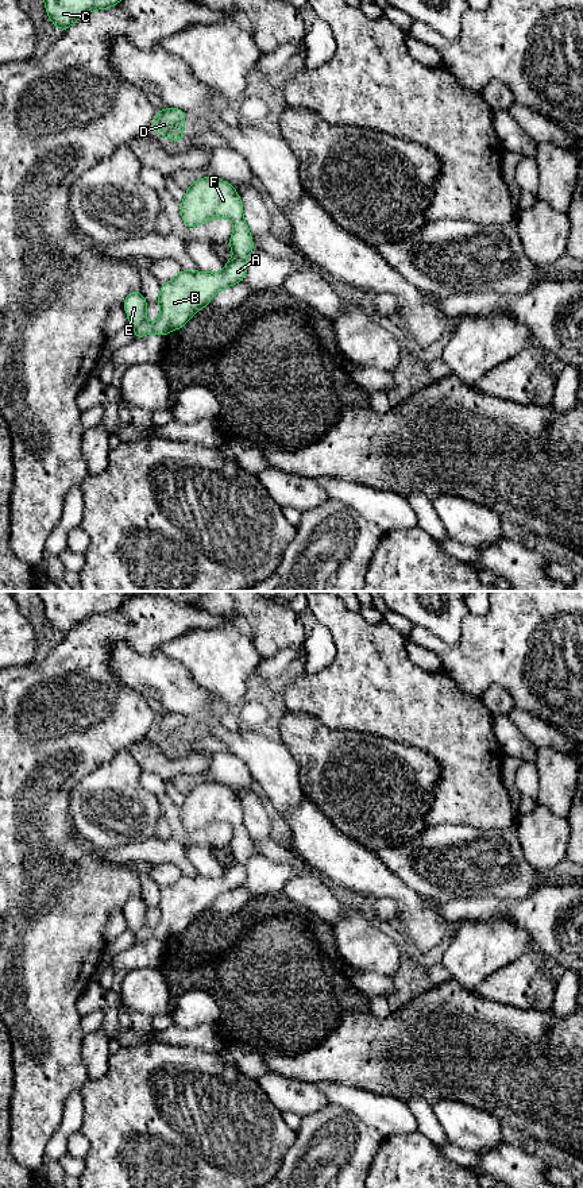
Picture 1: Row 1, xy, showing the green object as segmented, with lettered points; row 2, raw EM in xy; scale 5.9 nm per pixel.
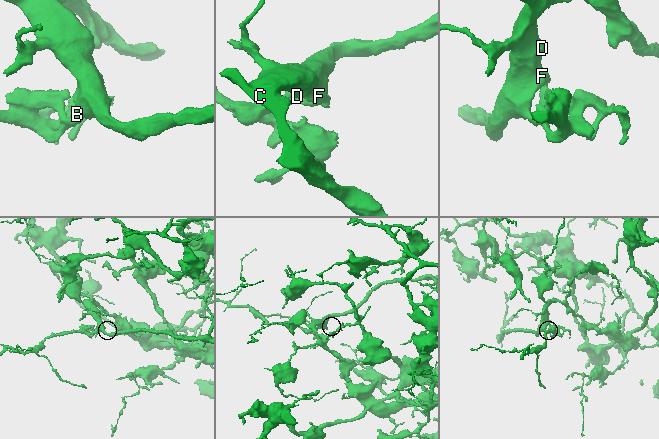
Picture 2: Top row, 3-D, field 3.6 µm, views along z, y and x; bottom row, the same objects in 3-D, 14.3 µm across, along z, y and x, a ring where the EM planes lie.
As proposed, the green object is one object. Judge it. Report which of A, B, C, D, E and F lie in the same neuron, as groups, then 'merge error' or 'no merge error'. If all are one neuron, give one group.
A B / C D E F; merge error

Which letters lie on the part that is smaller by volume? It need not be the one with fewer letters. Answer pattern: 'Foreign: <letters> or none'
Foreign: A, B

